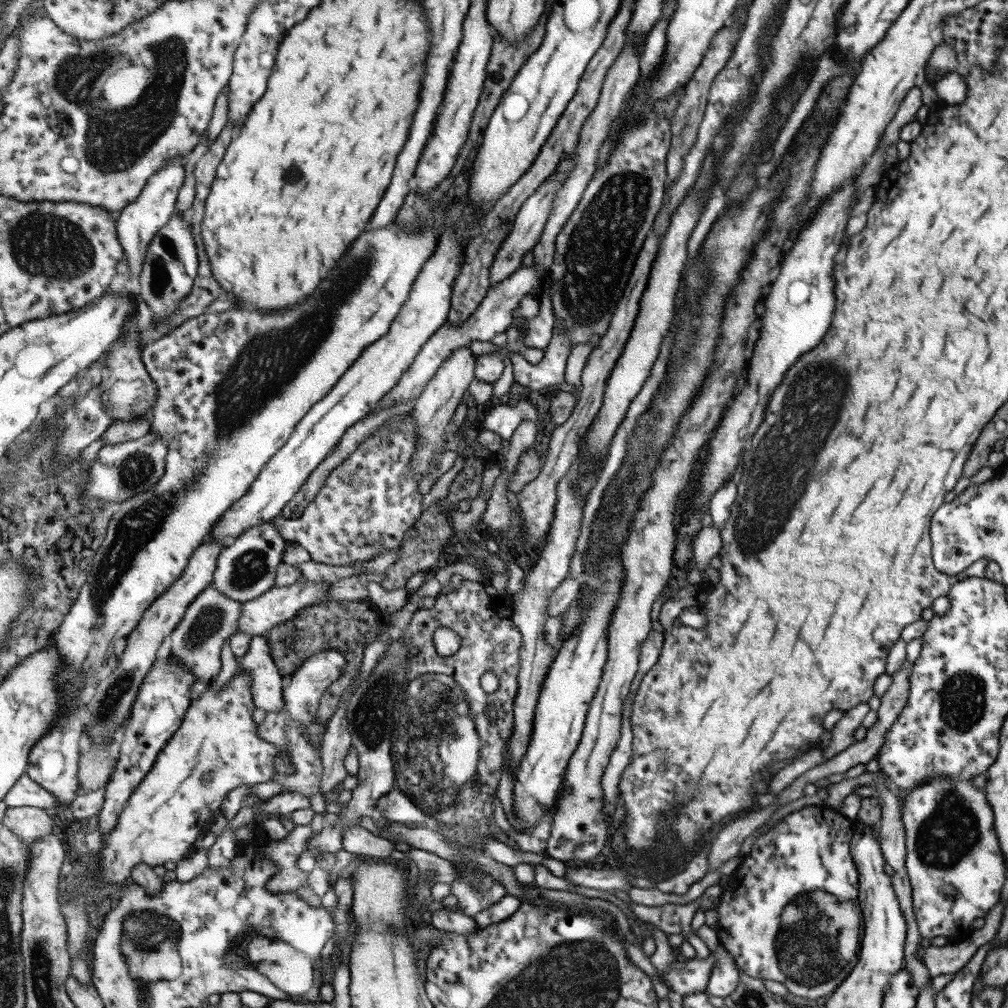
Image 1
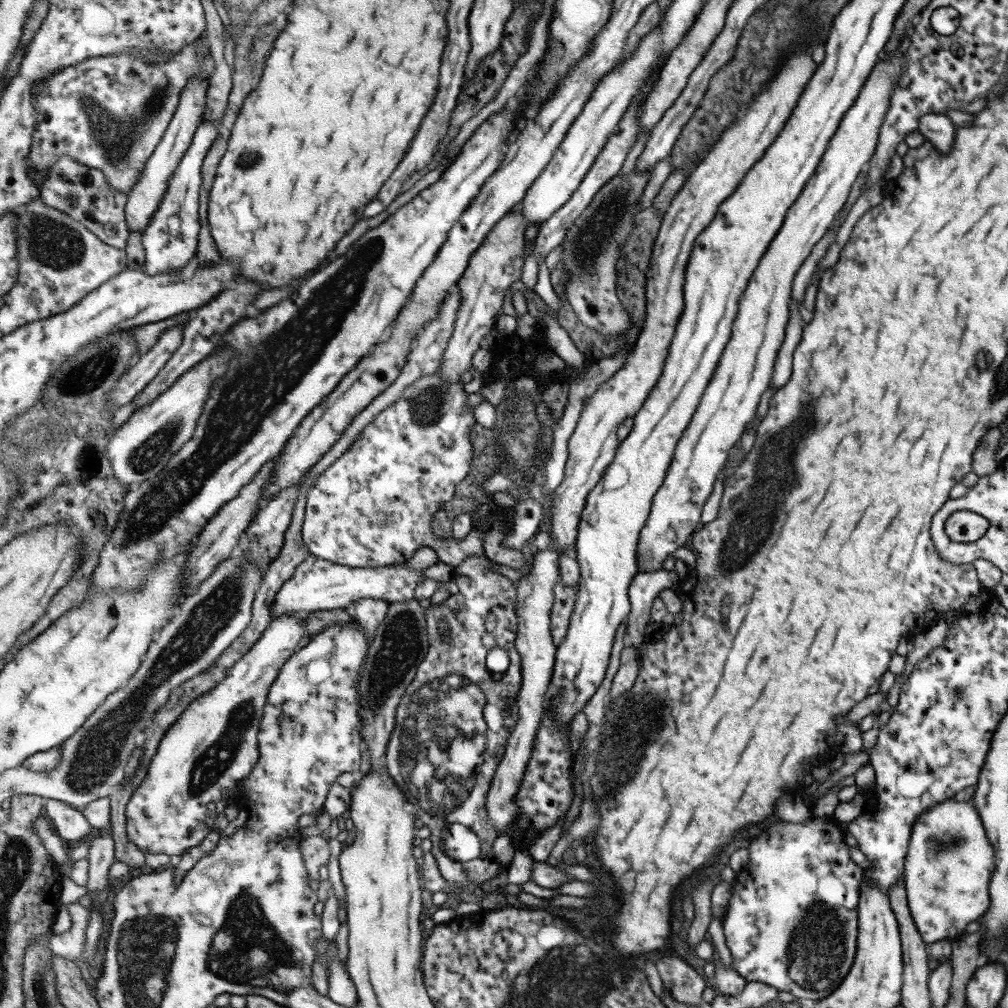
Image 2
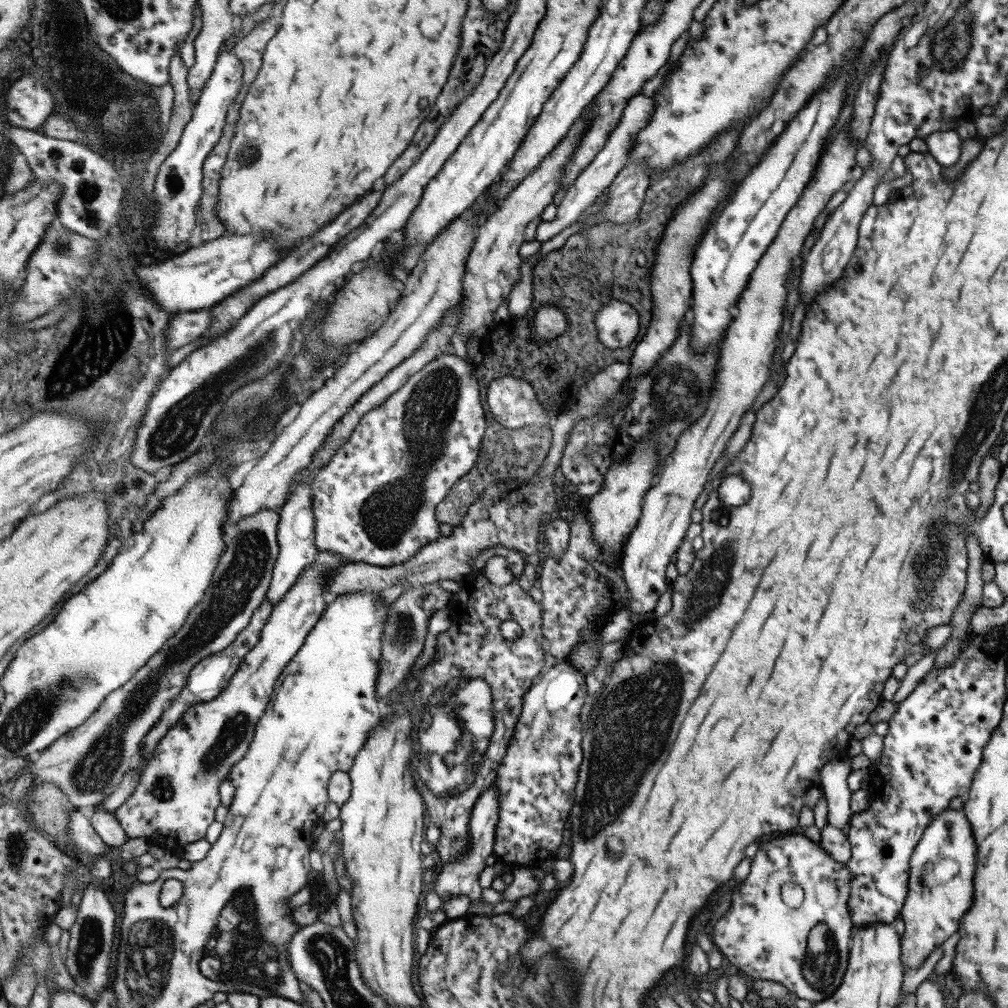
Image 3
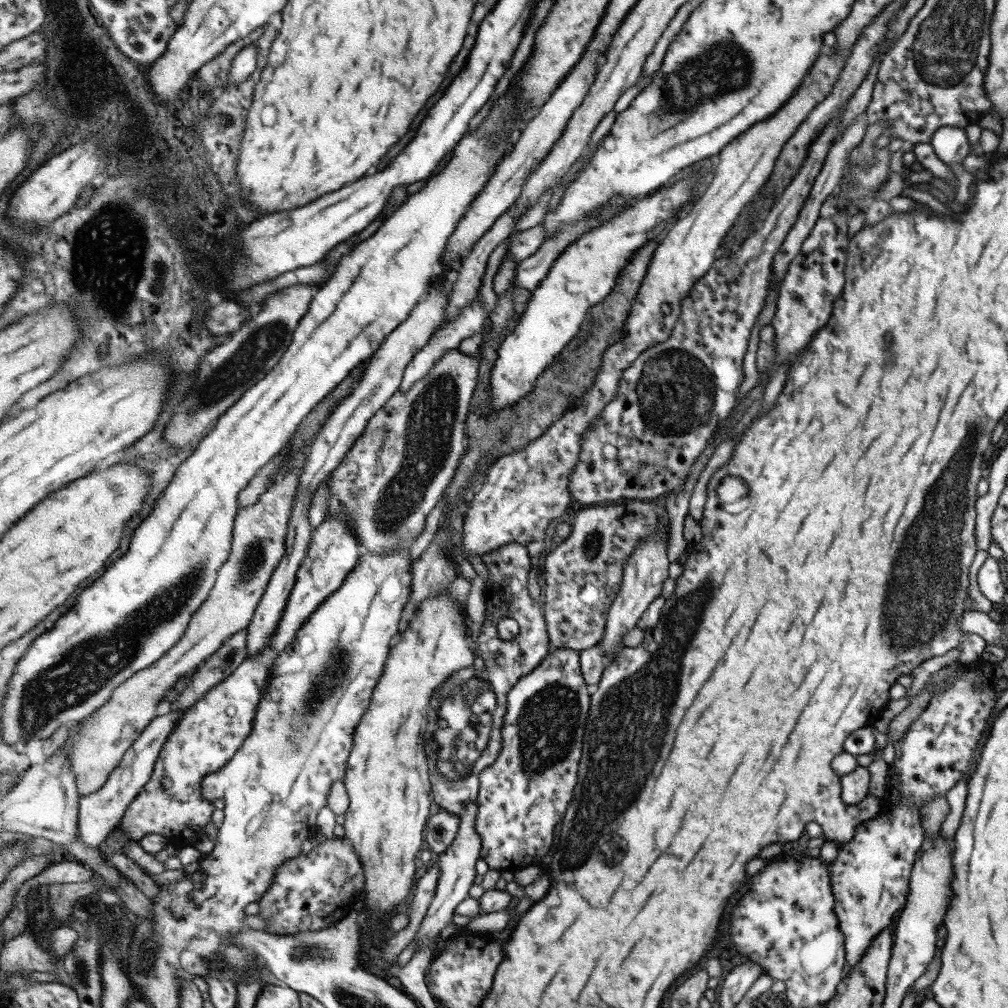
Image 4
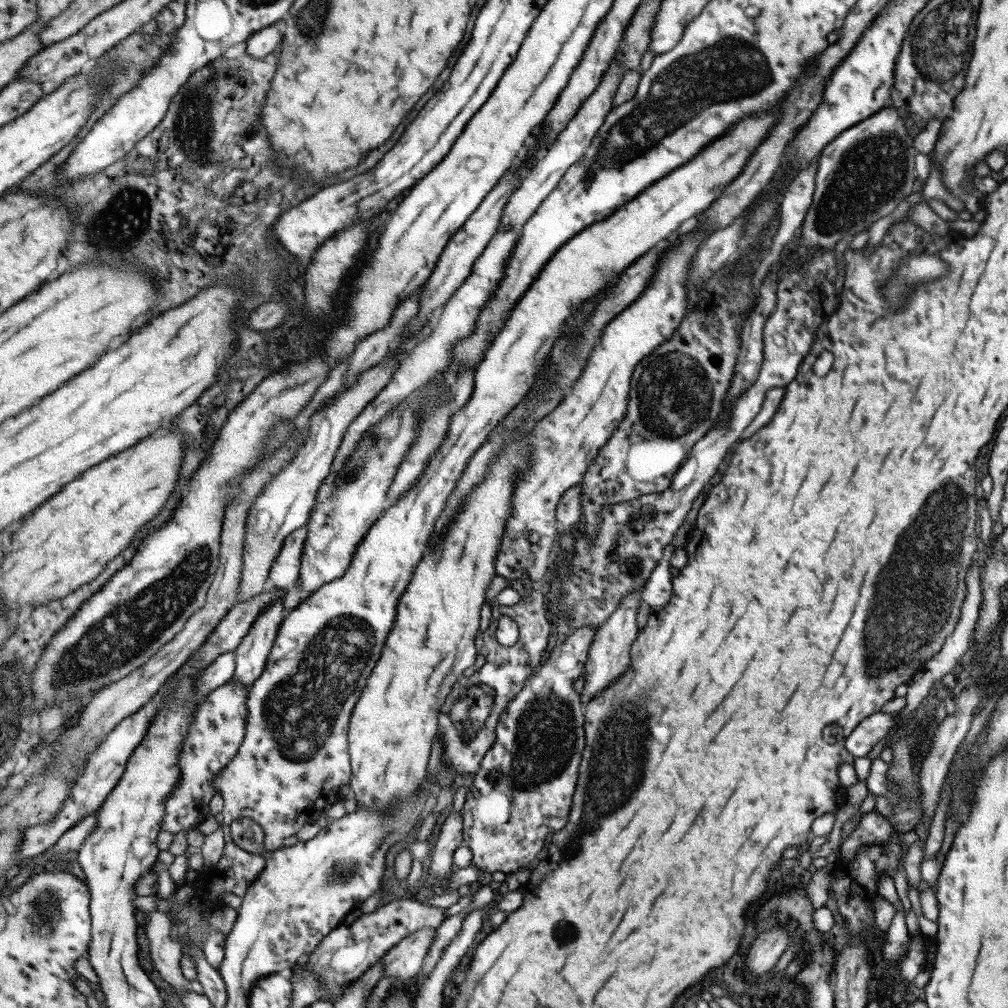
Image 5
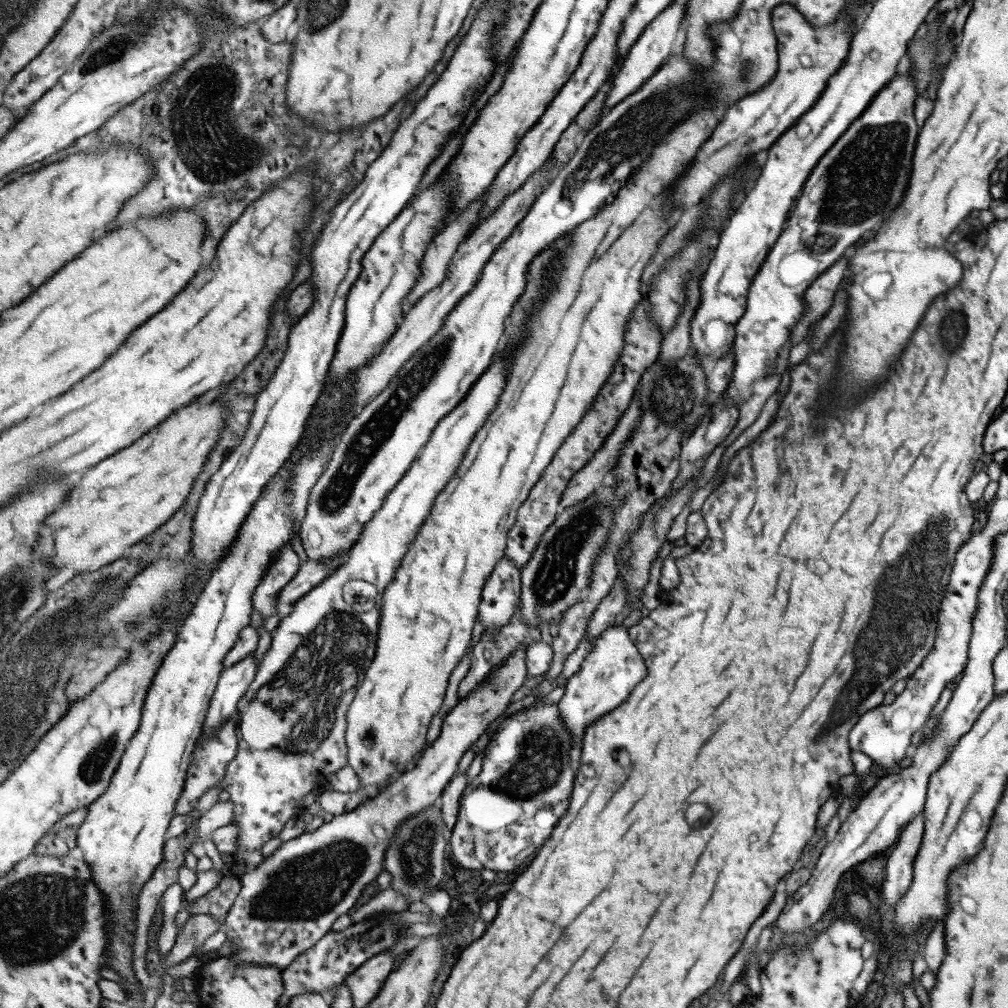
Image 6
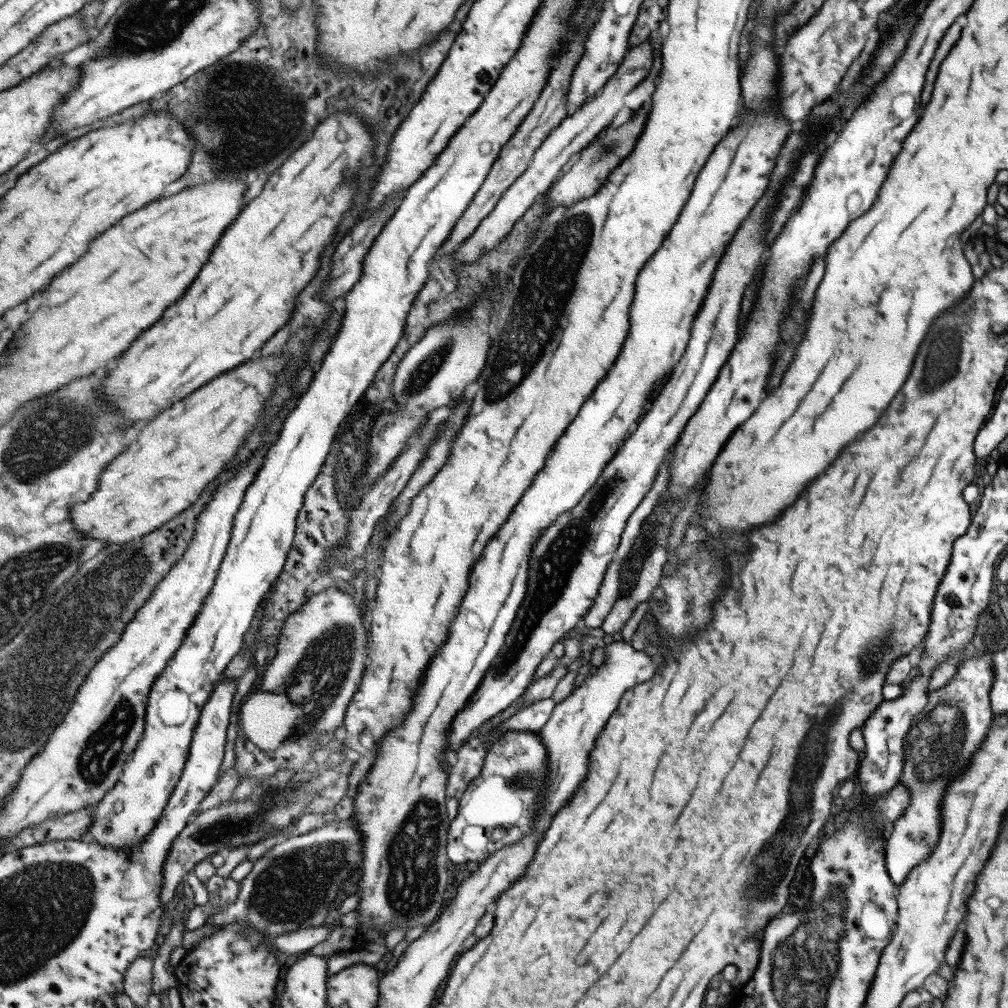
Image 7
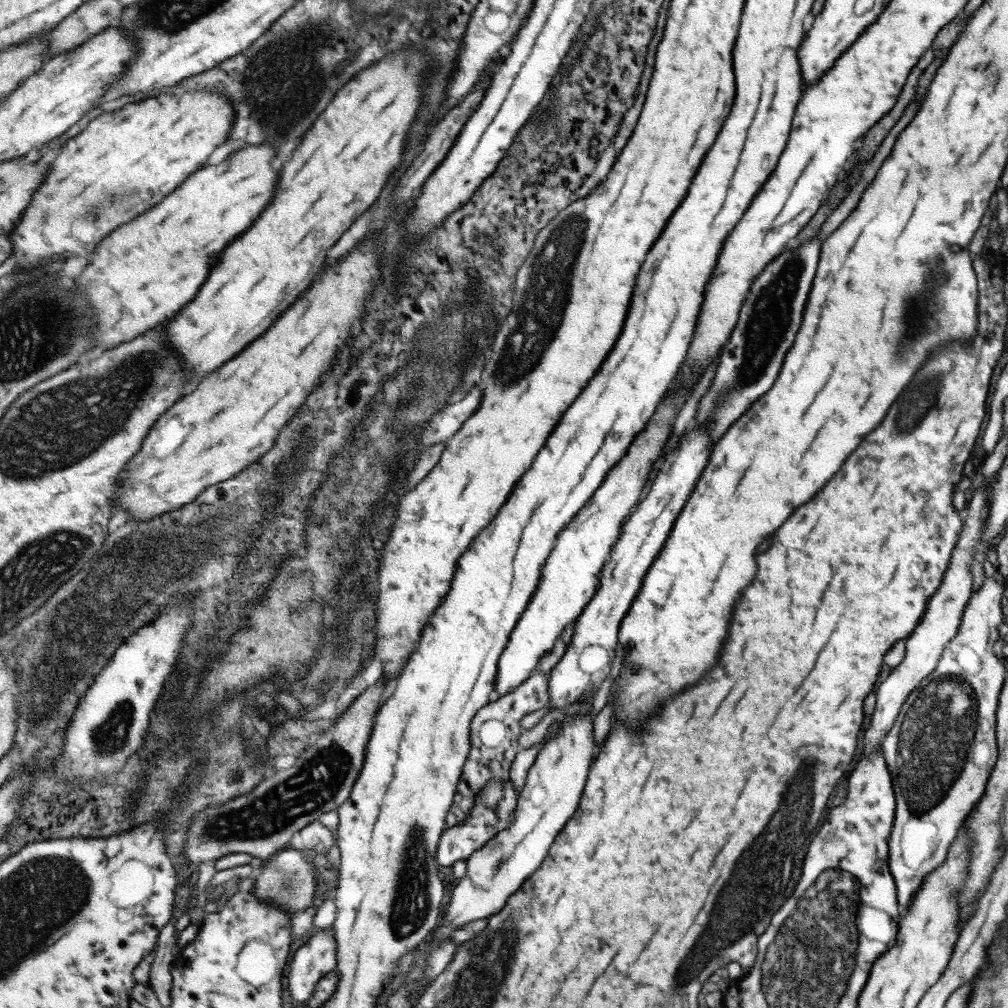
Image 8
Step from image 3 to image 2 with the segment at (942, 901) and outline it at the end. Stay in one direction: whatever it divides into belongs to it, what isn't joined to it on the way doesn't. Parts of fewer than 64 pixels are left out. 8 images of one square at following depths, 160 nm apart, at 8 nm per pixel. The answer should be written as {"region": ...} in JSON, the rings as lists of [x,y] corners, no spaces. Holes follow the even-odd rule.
{"region":[[[955,797],[942,800],[925,809],[911,828],[911,838],[903,858],[902,880],[905,900],[921,940],[928,945],[937,940],[962,936],[969,922],[977,921],[989,906],[987,884],[993,872],[993,848],[985,837],[977,809],[971,801],[957,801]]]}

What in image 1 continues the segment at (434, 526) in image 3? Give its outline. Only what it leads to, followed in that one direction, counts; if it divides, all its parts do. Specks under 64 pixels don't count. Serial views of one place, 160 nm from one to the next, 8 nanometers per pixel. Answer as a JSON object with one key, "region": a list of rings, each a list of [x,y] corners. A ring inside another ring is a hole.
{"region":[[[409,412],[400,426],[384,426],[380,434],[369,437],[345,462],[341,463],[327,480],[324,489],[319,491],[317,498],[305,509],[301,518],[295,520],[276,518],[274,523],[277,530],[286,541],[294,540],[306,548],[314,562],[331,566],[352,566],[352,562],[356,562],[356,566],[359,566],[385,551],[399,553],[407,536],[405,532],[415,526],[424,512],[419,481],[410,470],[410,462],[417,445],[415,417]]]}

